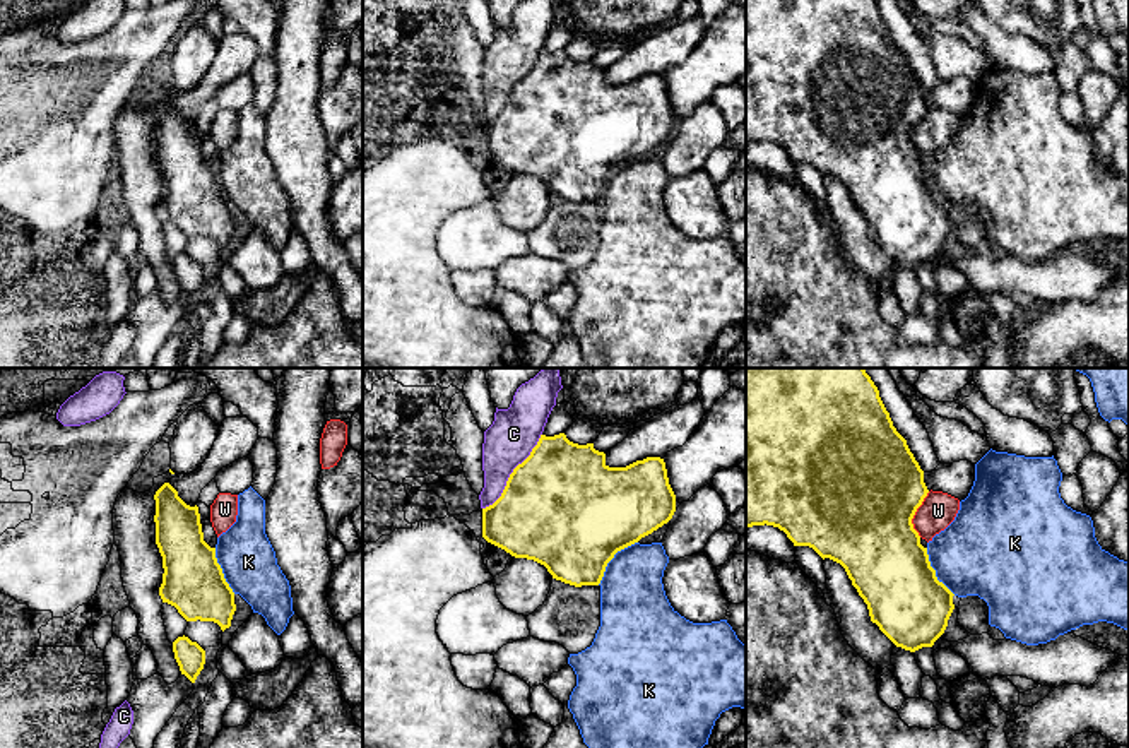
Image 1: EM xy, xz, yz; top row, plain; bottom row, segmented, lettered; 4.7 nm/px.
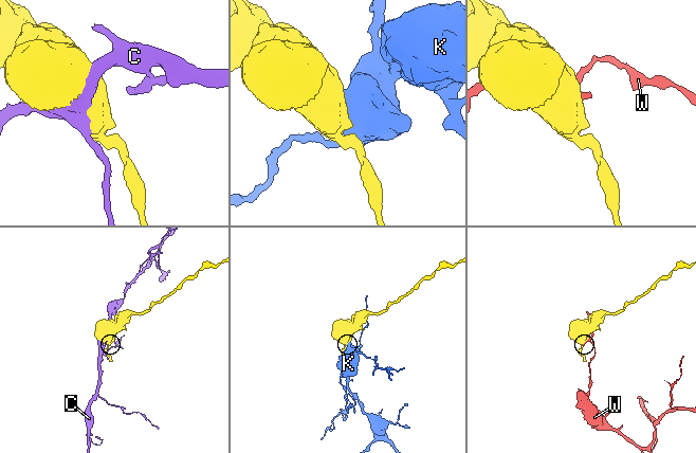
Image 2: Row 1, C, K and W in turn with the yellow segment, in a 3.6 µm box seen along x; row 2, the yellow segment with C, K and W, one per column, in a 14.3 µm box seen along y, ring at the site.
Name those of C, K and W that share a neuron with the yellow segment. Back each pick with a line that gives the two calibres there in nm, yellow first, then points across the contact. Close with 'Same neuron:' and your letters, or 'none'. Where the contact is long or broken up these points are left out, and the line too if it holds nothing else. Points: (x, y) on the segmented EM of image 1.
K: 500 nm thick on the yellow side, 320 nm on the other
Same neuron: K

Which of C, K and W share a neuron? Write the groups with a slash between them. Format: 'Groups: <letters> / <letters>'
Groups: C / K / W

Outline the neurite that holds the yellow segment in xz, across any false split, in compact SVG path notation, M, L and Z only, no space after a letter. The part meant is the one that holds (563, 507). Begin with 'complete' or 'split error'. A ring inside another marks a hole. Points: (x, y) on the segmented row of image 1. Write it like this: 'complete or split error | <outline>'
complete | M541 435L501 496L482 508L482 537L544 565L556 580L599 585L618 551L667 524L674 512L664 459L609 467L594 443Z

